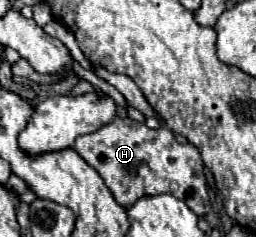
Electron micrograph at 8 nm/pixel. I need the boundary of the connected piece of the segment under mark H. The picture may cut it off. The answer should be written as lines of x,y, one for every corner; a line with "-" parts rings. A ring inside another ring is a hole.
116,117
110,125
104,125
96,133
78,137
74,149
90,167
100,173
114,199
122,207
134,205
142,195
170,193
182,199
196,215
204,215
210,209
204,163
198,149
190,143
178,143
168,127
148,129
144,123
138,123
130,117

